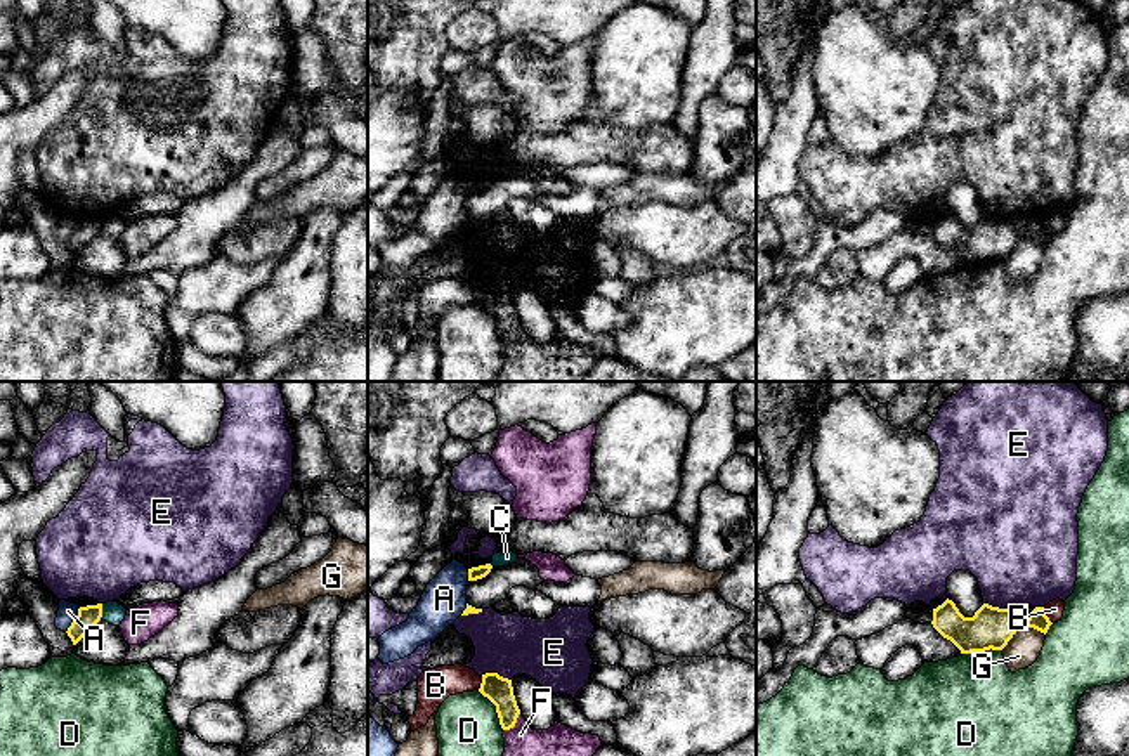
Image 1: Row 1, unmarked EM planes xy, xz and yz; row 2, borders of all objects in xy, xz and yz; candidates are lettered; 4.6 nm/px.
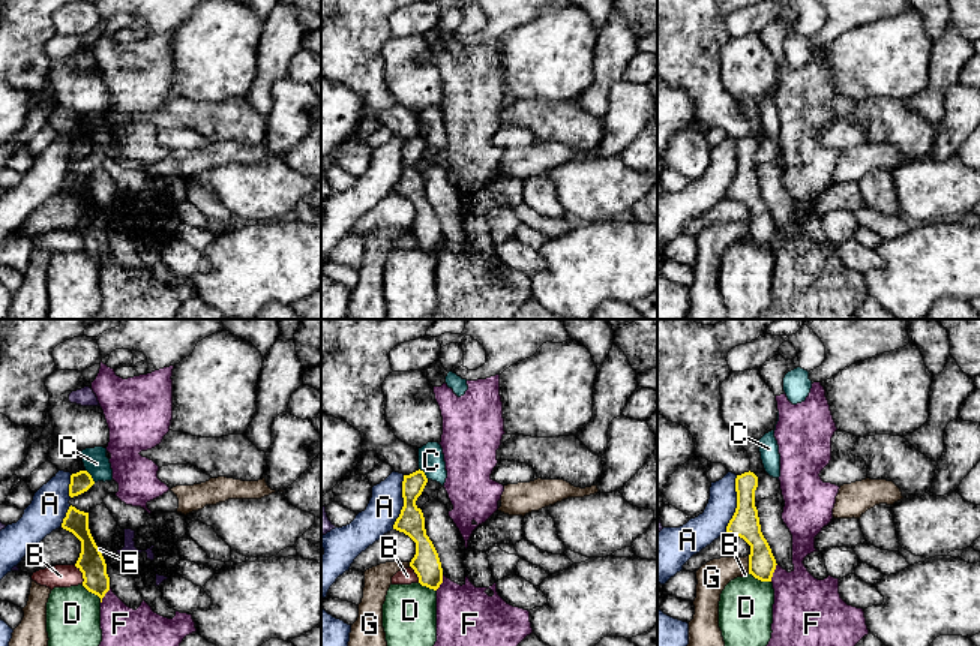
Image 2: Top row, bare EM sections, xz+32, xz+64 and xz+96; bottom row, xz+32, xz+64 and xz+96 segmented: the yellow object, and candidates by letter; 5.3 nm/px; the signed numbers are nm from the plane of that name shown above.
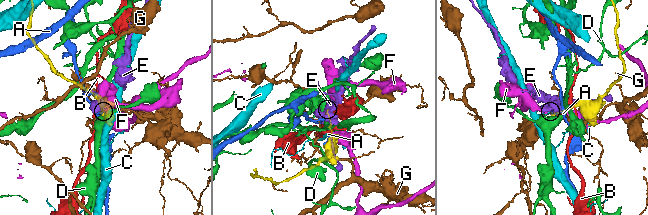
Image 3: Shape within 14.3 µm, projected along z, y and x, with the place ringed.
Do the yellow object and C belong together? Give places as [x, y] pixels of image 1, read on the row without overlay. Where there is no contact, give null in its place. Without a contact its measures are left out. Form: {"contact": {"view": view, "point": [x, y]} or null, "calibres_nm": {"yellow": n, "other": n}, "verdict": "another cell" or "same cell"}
{"contact": {"view": "xy", "point": [101, 222]}, "calibres_nm": {"yellow": 100, "other": 100}, "verdict": "another cell"}

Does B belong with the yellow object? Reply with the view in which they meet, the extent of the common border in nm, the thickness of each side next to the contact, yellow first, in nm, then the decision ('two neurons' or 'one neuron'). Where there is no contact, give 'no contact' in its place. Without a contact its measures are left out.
yz | 90 nm | 180/80 nm | two neurons

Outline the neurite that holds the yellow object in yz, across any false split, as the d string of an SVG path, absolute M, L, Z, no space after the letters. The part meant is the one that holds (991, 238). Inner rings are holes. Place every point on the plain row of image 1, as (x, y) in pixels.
M945 212L933 220L933 239L950 251L961 265L1002 262L1013 246L1023 239L1047 244L1053 236L1044 218L1035 218L1025 234L1013 229L1009 220L983 215L973 229L964 229L952 212Z

